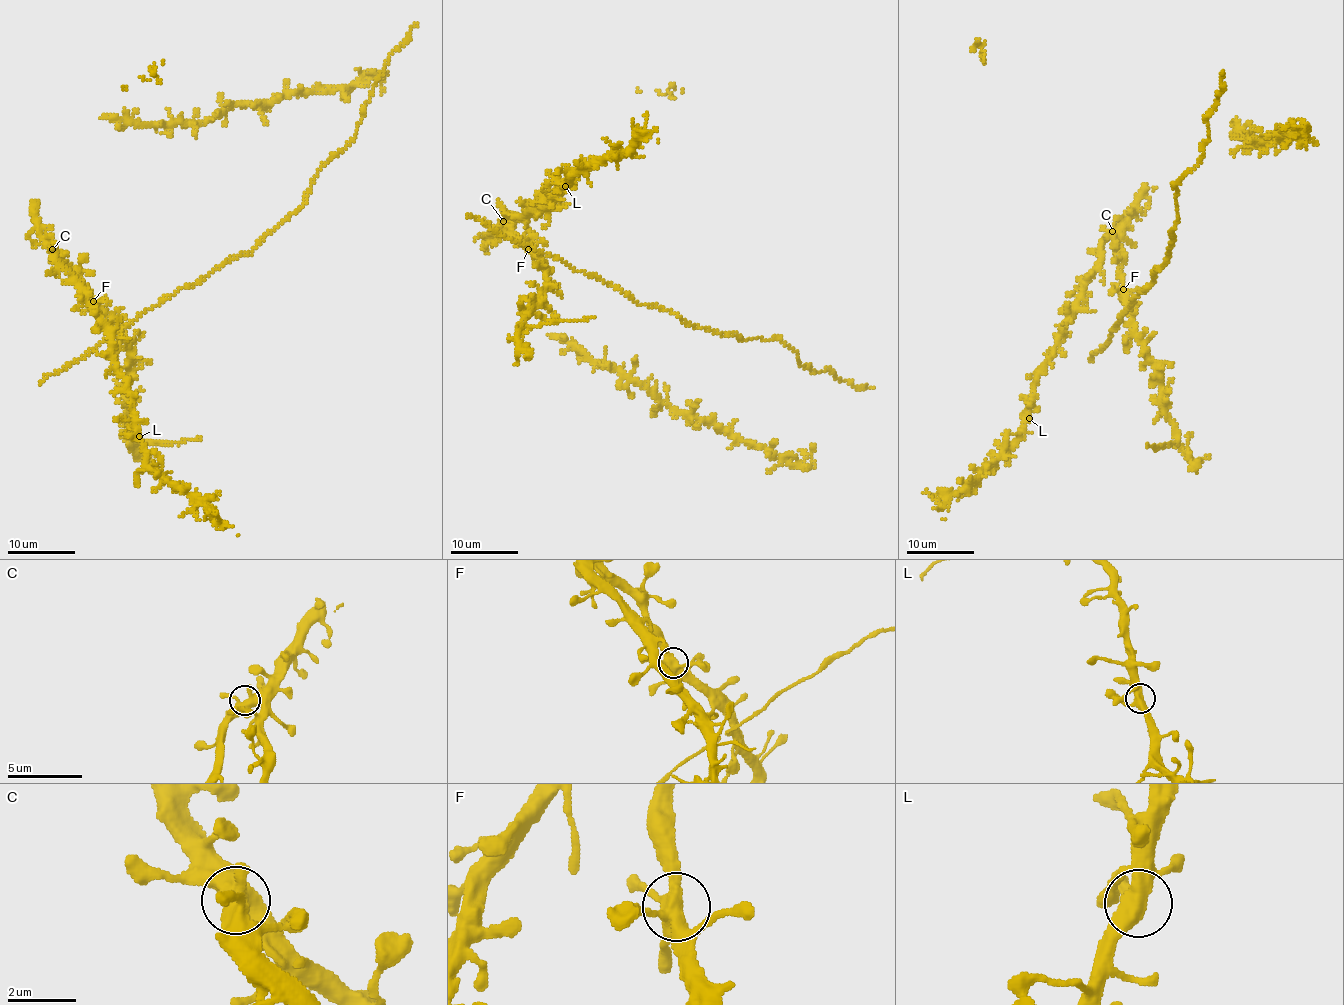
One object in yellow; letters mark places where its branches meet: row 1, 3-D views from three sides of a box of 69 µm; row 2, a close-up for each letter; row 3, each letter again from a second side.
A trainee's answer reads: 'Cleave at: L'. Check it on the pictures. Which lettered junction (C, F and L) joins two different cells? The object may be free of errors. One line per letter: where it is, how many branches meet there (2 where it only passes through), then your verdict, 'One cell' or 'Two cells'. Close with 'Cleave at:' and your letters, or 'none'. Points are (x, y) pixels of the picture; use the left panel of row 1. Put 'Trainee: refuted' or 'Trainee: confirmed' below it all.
C: Place: (52, 249). Branches: 4. One cell
F: Place: (93, 301). Branches: 5. One cell
L: Place: (139, 436). Branches: 4. One cell
Cleave at: none
Trainee: refuted

